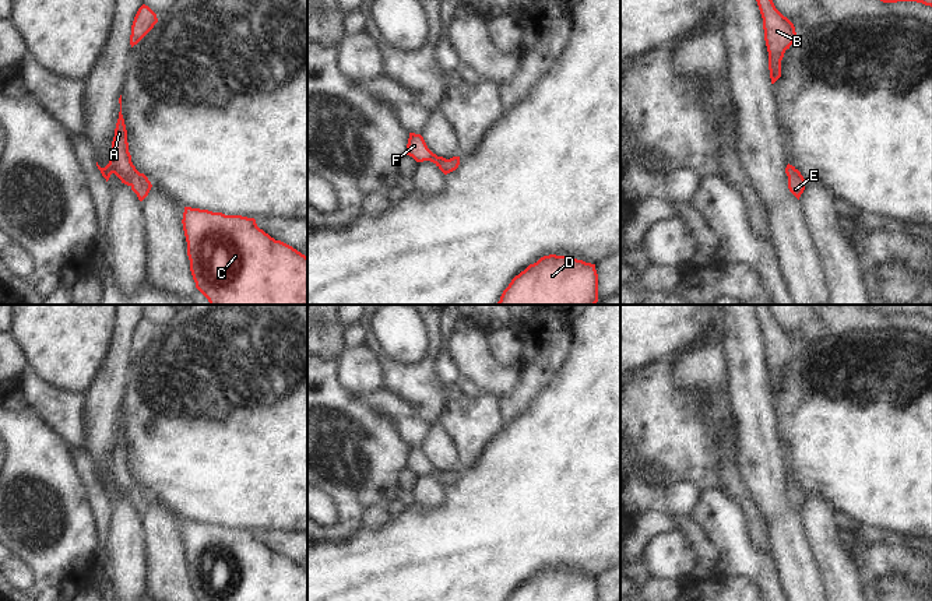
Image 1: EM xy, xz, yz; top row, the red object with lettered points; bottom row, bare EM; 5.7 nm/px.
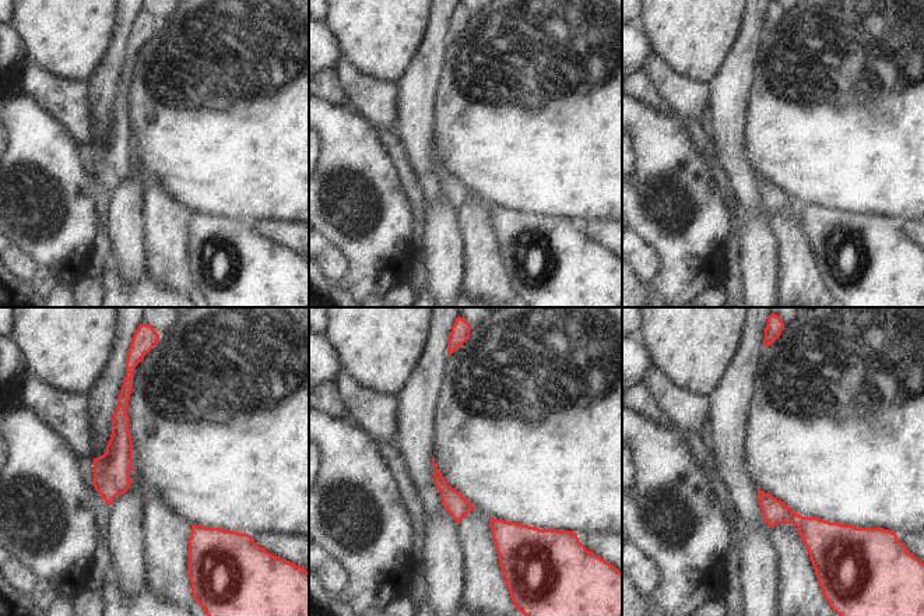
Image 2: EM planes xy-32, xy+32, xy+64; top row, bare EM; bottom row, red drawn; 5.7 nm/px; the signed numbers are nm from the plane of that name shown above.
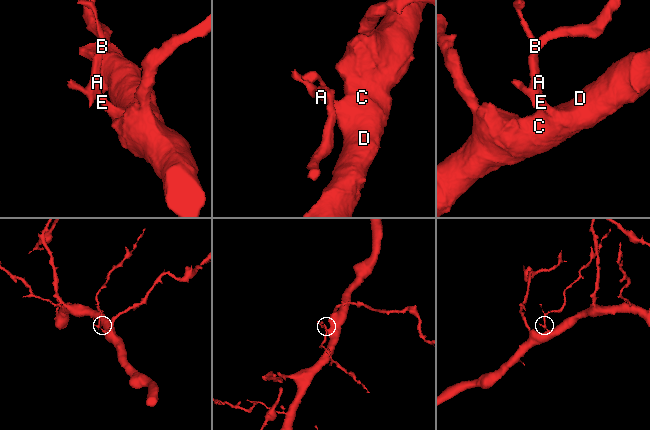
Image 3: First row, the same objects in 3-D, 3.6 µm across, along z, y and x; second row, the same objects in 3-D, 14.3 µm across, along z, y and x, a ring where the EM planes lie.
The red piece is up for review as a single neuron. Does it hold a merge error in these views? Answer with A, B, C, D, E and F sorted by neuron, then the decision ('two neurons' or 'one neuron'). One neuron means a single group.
A B C D E F; one neuron

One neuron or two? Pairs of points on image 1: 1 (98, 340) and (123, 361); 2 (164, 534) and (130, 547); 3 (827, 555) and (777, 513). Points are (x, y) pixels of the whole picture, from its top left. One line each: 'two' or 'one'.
1: two
2: two
3: two

